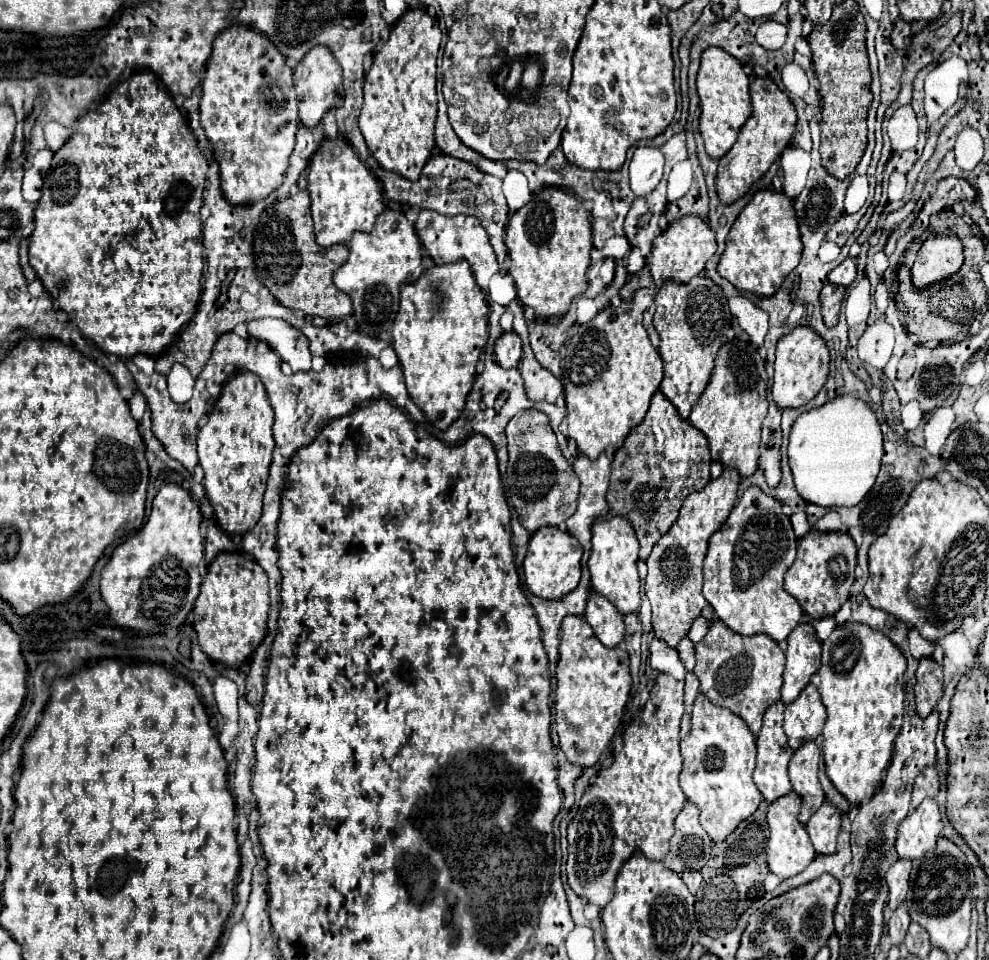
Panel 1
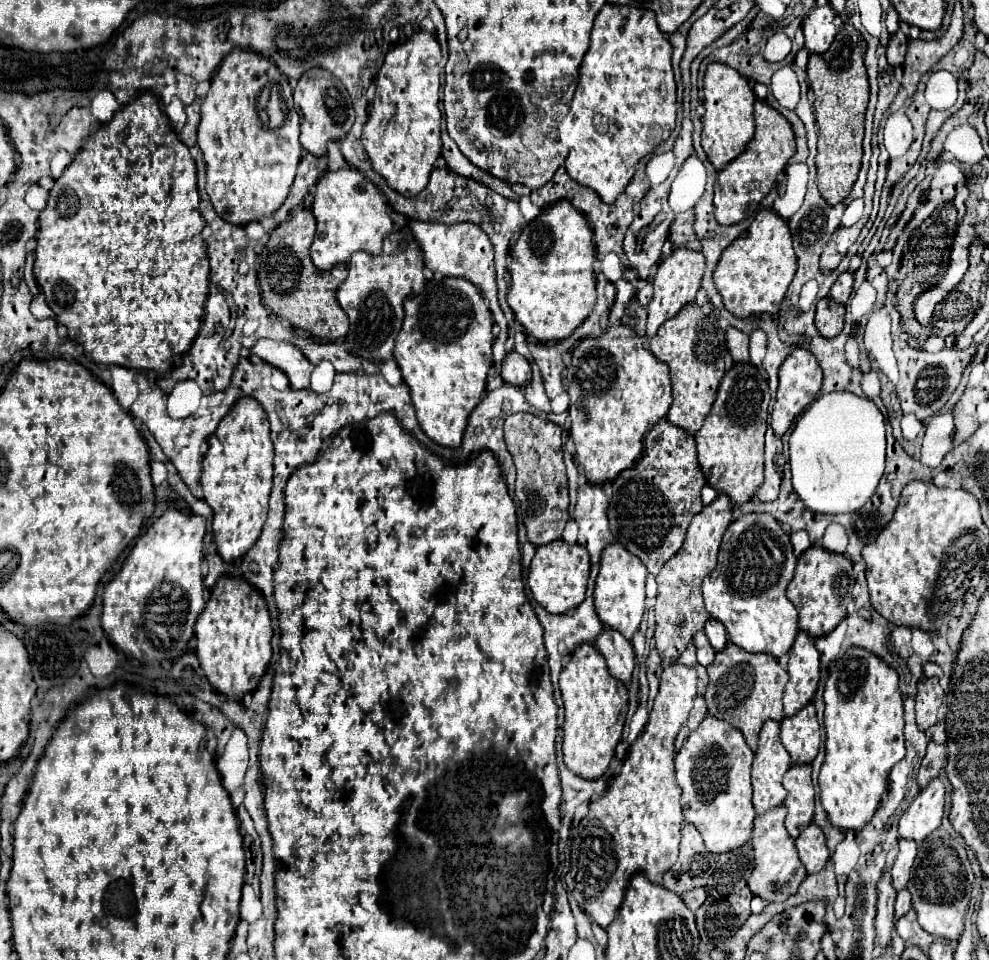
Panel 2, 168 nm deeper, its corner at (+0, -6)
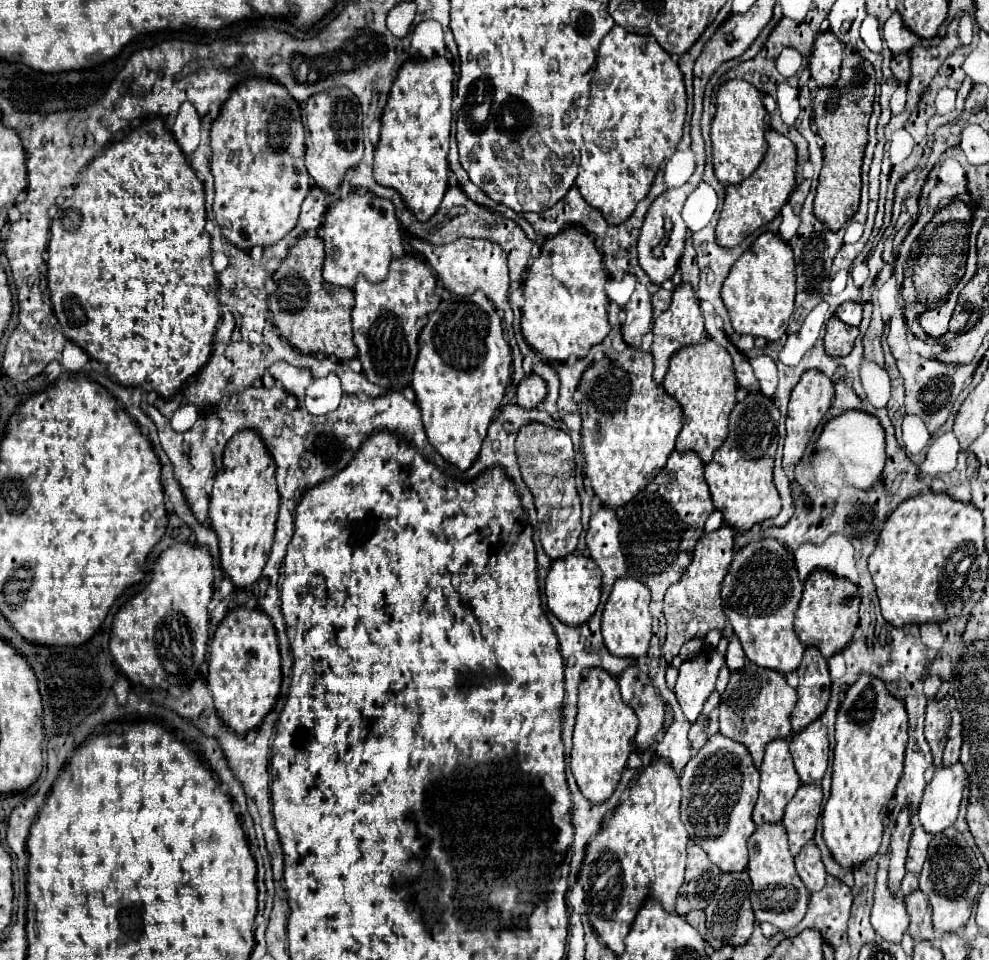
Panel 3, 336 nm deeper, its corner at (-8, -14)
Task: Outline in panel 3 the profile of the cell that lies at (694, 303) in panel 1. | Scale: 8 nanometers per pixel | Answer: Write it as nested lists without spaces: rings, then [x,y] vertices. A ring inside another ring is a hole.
[[[706,337],[696,347],[684,347],[684,351],[678,351],[676,357],[670,359],[664,389],[668,395],[678,399],[684,413],[684,427],[678,435],[676,451],[694,451],[700,455],[702,463],[710,463],[714,451],[728,437],[728,415],[736,405],[736,381],[732,375],[730,355]]]

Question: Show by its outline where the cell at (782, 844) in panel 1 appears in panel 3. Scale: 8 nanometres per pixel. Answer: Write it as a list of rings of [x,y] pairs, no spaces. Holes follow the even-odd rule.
[[[780,823],[760,825],[754,835],[748,839],[748,875],[752,881],[752,911],[758,923],[772,923],[778,931],[792,931],[806,915],[808,907],[808,891],[800,883],[800,877],[794,869],[794,857],[788,851],[788,841],[784,835],[784,827]]]

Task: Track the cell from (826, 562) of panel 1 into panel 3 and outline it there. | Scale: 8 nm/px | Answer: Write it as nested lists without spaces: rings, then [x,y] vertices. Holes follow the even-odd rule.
[[[824,569],[814,571],[804,583],[804,593],[794,619],[794,631],[800,643],[806,647],[816,647],[826,659],[840,653],[850,643],[858,625],[858,605],[858,587],[852,585],[852,581],[840,579],[836,575],[832,577]]]

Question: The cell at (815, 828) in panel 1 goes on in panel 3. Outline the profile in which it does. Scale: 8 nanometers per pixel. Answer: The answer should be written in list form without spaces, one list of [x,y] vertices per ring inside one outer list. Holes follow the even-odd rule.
[[[808,843],[802,847],[802,851],[796,855],[796,873],[806,885],[810,893],[820,891],[826,883],[826,871],[820,861],[820,851],[814,843]]]

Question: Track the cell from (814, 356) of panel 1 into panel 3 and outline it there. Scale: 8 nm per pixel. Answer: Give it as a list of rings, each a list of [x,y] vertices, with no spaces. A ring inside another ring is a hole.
[[[806,371],[800,383],[794,387],[790,405],[788,405],[788,417],[786,417],[786,431],[788,431],[786,443],[784,443],[784,467],[786,469],[796,467],[800,459],[804,457],[804,451],[816,427],[822,423],[824,415],[832,407],[832,399],[834,399],[834,383],[826,375],[820,375],[820,371]]]

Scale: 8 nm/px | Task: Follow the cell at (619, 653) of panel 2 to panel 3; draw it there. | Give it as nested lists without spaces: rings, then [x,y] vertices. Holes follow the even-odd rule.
[[[628,667],[624,675],[620,675],[618,685],[624,703],[630,705],[640,719],[640,727],[636,733],[636,747],[640,751],[646,751],[656,743],[658,733],[664,729],[666,701],[662,699],[660,691],[652,685],[648,673],[640,667]]]

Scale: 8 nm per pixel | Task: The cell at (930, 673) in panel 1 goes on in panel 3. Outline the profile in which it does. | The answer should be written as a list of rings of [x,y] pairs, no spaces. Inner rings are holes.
[[[948,697],[938,701],[932,699],[928,701],[926,707],[926,741],[932,749],[934,765],[942,765],[942,753],[946,747],[946,737],[950,729],[950,709],[948,709]]]

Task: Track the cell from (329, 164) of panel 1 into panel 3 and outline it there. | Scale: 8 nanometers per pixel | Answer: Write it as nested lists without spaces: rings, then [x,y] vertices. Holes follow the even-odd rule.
[[[350,193],[328,209],[324,223],[324,279],[330,285],[352,289],[358,275],[364,275],[372,283],[380,283],[386,279],[392,259],[404,255],[402,227],[388,199],[380,199],[372,193]]]

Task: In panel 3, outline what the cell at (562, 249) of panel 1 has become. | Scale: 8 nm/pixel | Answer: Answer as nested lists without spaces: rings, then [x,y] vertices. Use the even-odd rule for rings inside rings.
[[[568,227],[560,235],[548,237],[542,245],[542,253],[534,259],[528,269],[528,277],[524,283],[524,307],[522,307],[522,335],[530,343],[530,347],[540,353],[540,357],[548,363],[566,363],[570,357],[586,357],[590,347],[602,343],[610,333],[610,323],[606,315],[608,297],[604,285],[608,281],[608,273],[604,271],[602,255],[598,253],[592,235],[580,231],[580,227]]]

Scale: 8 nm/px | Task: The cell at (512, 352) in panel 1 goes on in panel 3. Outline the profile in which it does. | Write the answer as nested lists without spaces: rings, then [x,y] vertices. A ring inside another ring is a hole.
[[[528,375],[518,385],[518,405],[524,409],[536,409],[546,397],[546,381],[538,375]]]

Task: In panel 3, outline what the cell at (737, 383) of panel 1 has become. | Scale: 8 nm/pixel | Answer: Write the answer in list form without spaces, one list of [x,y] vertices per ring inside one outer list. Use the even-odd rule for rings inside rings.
[[[748,393],[744,401],[736,403],[732,415],[730,415],[730,435],[722,443],[720,451],[716,451],[712,463],[706,465],[706,483],[712,493],[712,503],[718,511],[724,515],[724,523],[734,527],[736,531],[744,533],[752,529],[756,523],[762,523],[766,519],[772,519],[780,513],[782,501],[776,491],[776,485],[772,481],[772,469],[774,469],[774,457],[778,449],[778,421],[780,413],[776,411],[776,405],[772,399],[764,397],[762,393]]]

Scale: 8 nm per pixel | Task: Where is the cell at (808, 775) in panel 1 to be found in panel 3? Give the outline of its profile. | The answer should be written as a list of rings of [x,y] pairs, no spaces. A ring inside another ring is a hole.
[[[802,785],[784,809],[782,825],[788,835],[788,849],[796,857],[800,849],[812,841],[822,805],[820,785]]]

